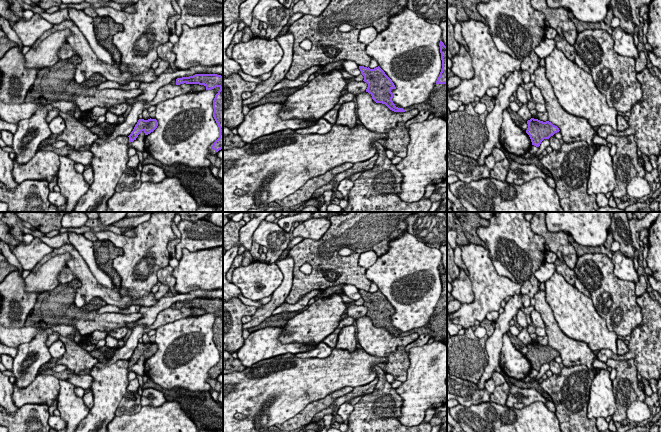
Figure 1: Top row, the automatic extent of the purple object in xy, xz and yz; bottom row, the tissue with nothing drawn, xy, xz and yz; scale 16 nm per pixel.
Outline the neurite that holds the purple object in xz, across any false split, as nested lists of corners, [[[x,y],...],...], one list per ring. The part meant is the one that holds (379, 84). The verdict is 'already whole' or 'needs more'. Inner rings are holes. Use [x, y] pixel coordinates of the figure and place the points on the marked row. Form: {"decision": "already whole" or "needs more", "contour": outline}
{"decision": "needs more", "contour": [[[442,41],[439,43],[442,69],[440,75],[434,85],[434,90],[424,103],[415,104],[408,108],[400,108],[394,104],[391,92],[396,89],[392,80],[378,66],[374,69],[359,66],[361,74],[364,76],[364,82],[368,84],[366,92],[368,92],[376,103],[385,104],[394,112],[407,112],[412,109],[418,111],[429,111],[434,117],[441,117],[447,121],[447,47]]]}

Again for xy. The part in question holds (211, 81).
{"decision": "needs more", "contour": [[[195,74],[176,79],[176,85],[183,83],[204,85],[206,90],[220,88],[213,100],[213,117],[219,127],[219,138],[209,146],[210,154],[212,156],[217,155],[218,151],[223,148],[223,76],[217,74]]]}

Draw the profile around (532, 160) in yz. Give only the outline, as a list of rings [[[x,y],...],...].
[[[531,155],[524,162],[526,164],[537,166],[546,176],[552,177],[552,174],[550,173],[550,171],[542,165],[542,163],[540,162],[540,160],[537,157],[534,157]]]

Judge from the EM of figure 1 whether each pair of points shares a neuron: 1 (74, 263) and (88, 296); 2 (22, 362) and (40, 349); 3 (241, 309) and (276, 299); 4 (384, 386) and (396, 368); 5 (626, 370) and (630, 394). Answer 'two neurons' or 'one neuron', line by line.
1: one neuron
2: one neuron
3: two neurons
4: two neurons
5: one neuron

